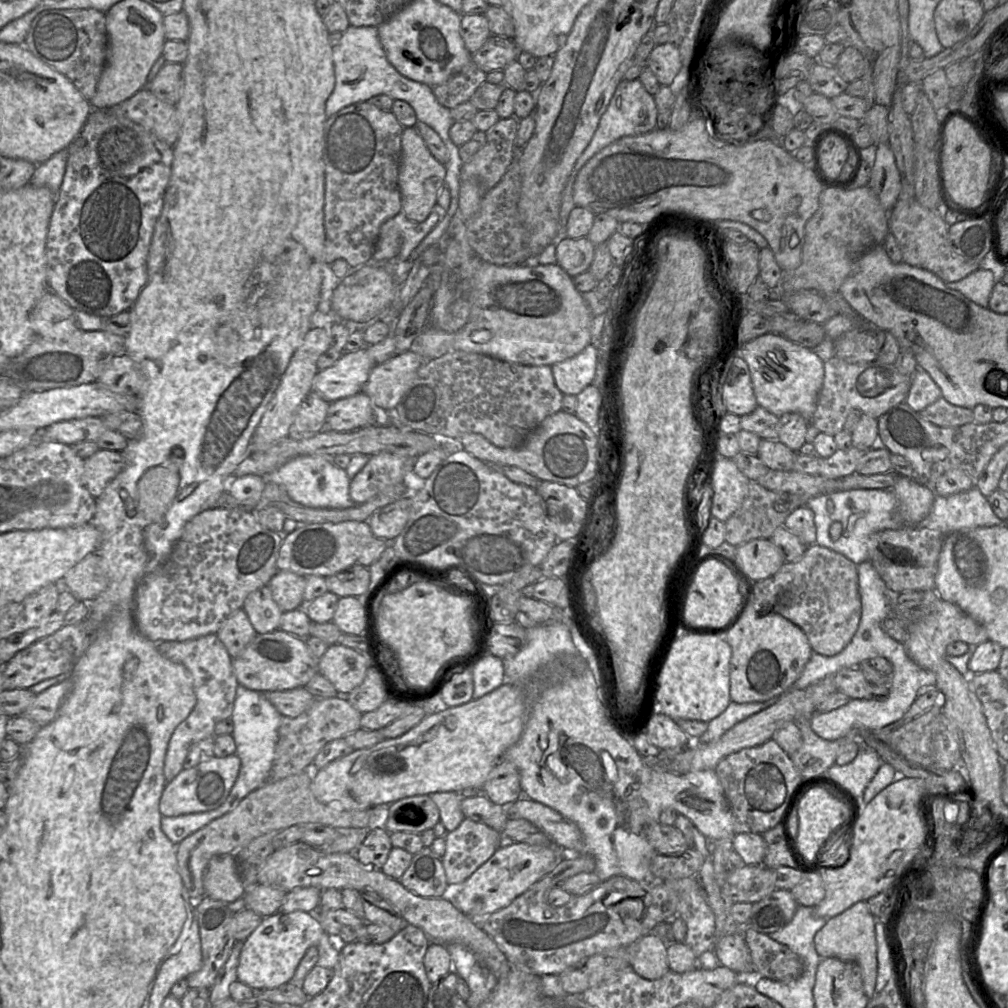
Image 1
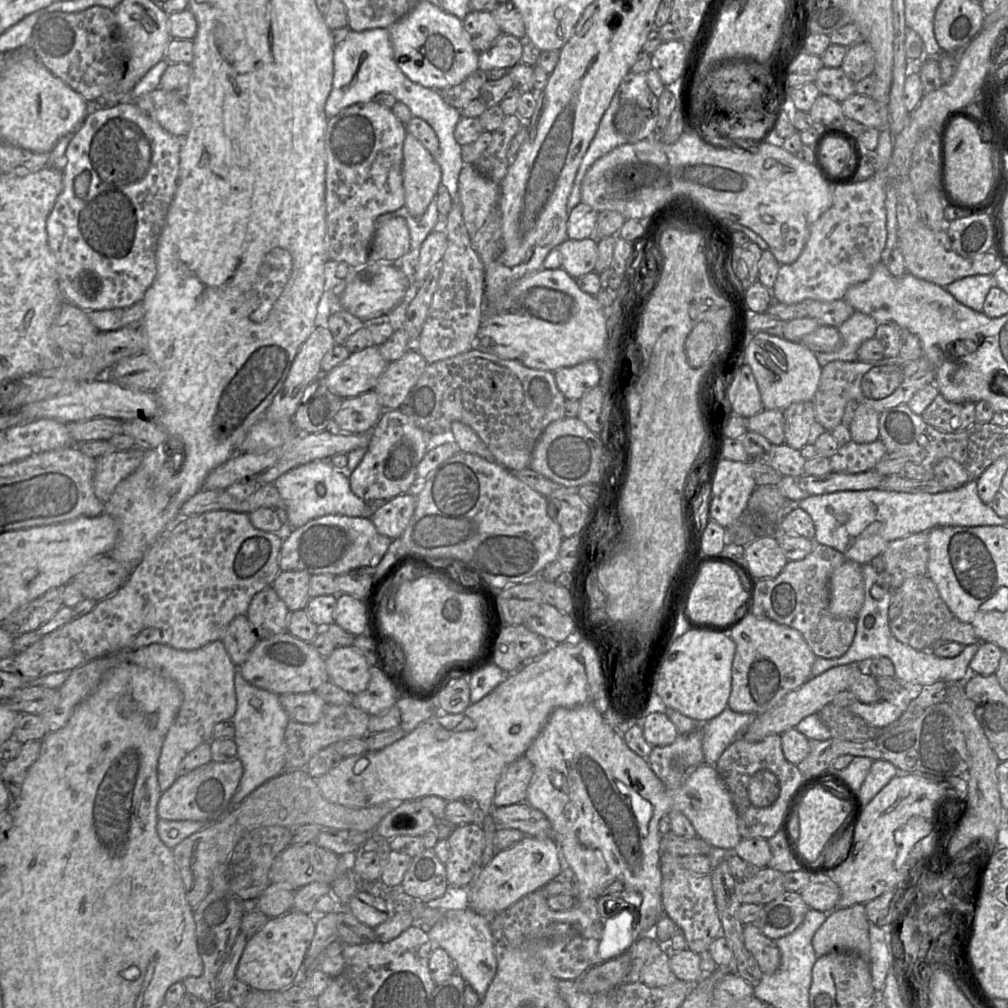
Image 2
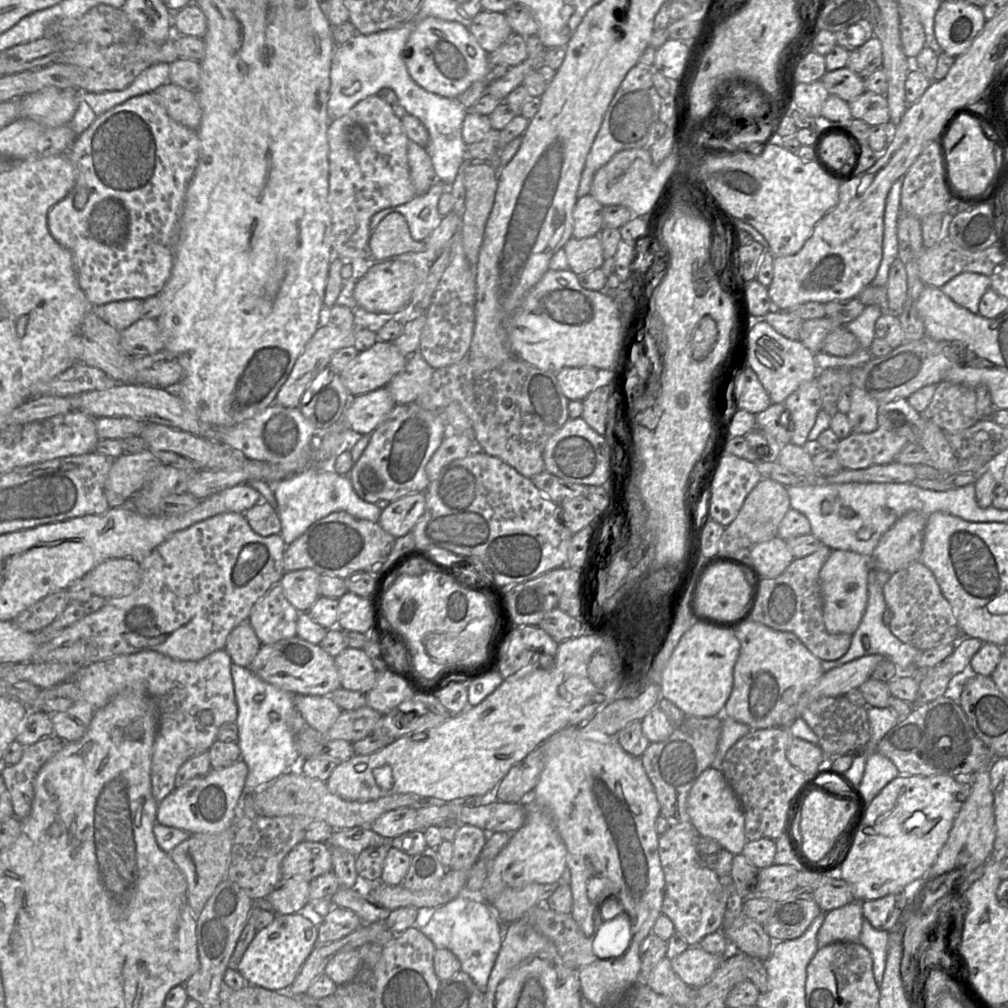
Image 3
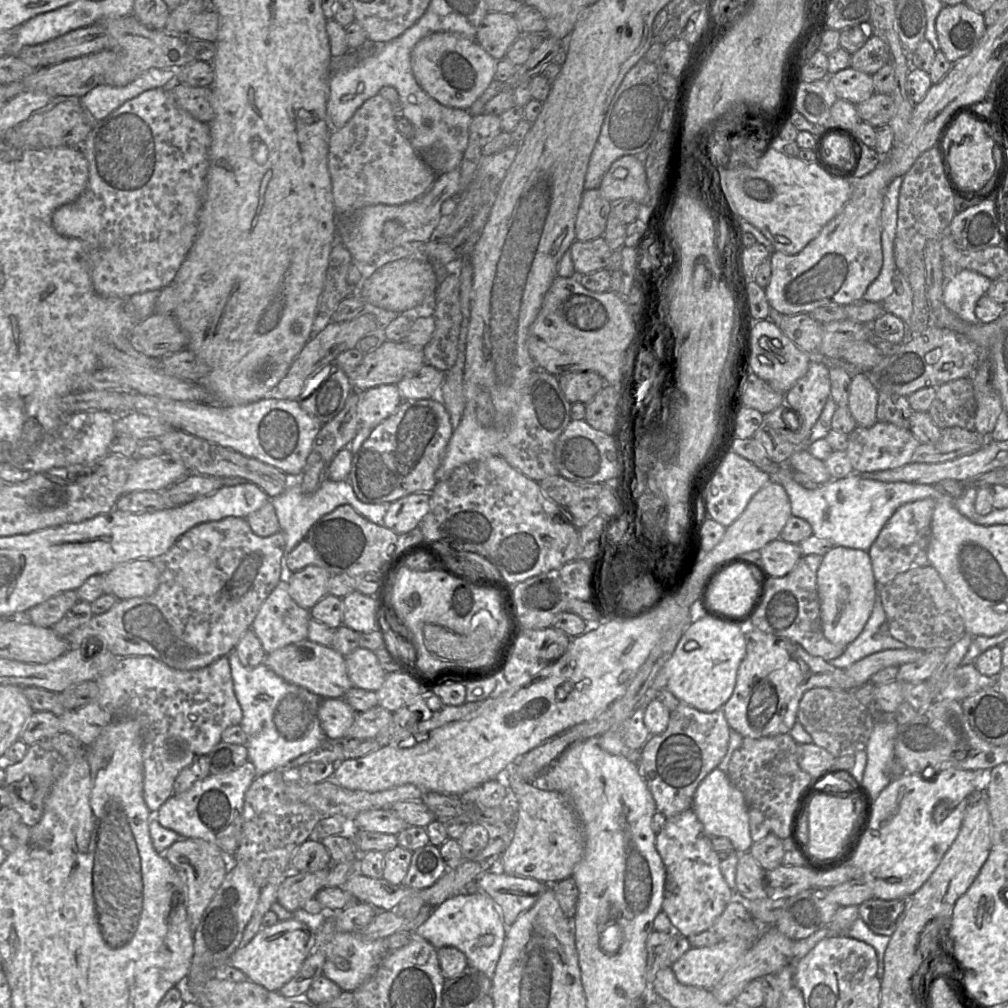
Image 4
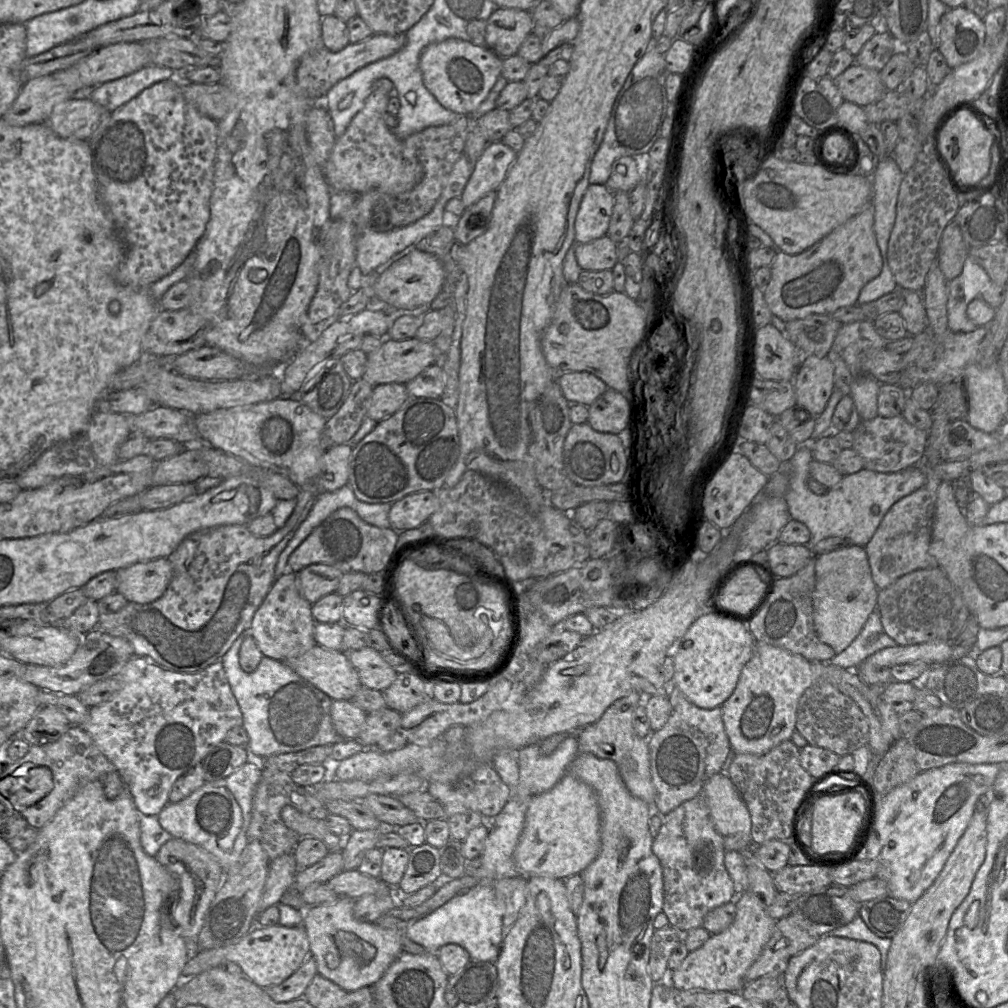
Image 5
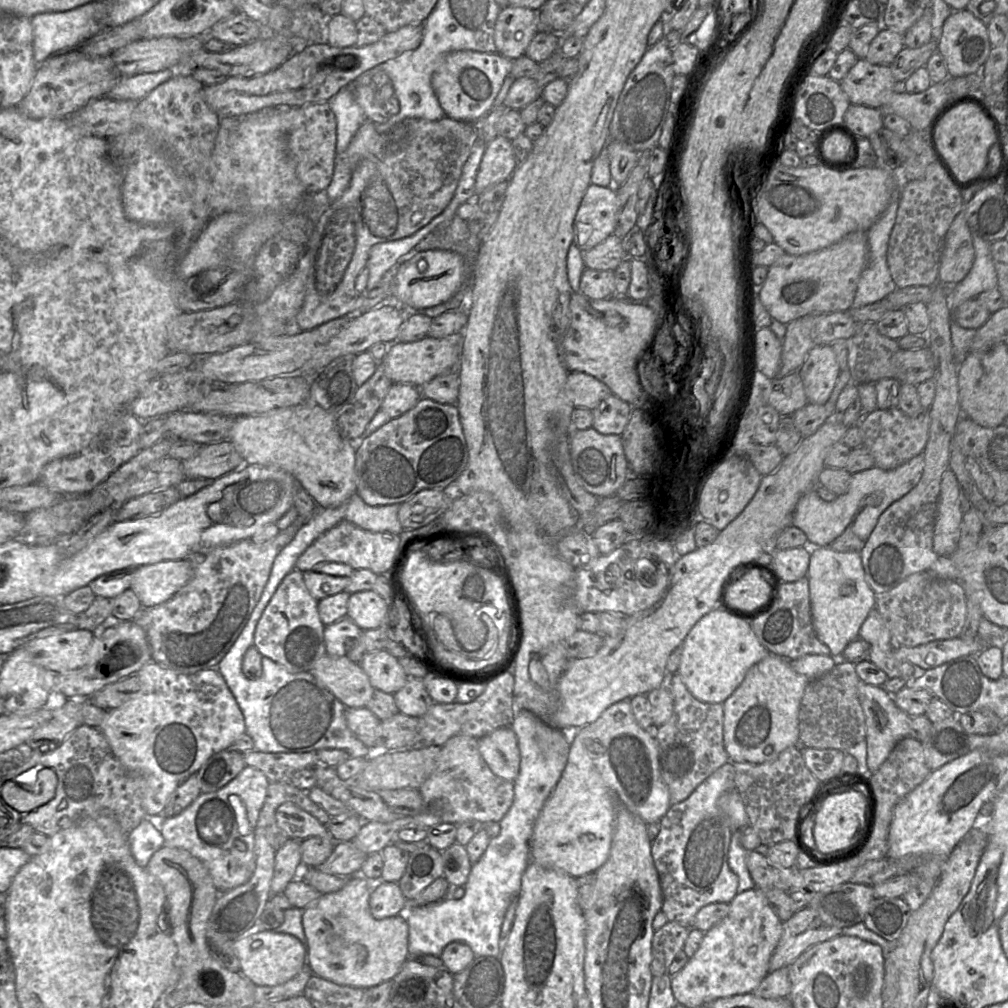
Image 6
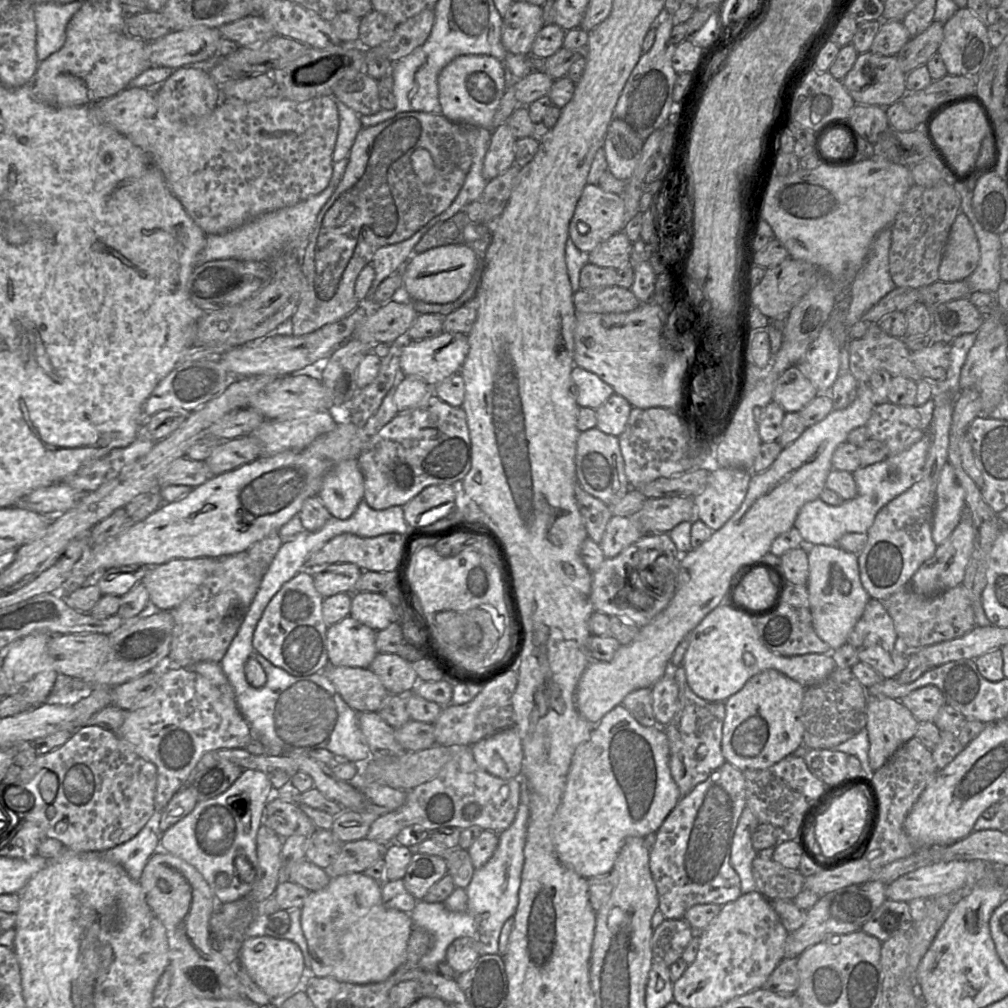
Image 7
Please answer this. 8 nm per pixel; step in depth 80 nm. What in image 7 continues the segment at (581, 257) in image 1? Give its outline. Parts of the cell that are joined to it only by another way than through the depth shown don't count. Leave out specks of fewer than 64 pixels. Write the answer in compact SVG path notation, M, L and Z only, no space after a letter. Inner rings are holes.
M623 231L614 234L587 254L589 263L615 270L629 263L632 242Z

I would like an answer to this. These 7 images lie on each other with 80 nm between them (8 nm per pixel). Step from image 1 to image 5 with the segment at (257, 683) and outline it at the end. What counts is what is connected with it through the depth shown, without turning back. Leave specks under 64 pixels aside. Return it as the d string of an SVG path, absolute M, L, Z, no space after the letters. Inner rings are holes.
M316 644L301 656L281 662L285 662L294 672L327 694L332 700L351 701L362 687L359 676L348 659L348 654L343 651L327 649Z

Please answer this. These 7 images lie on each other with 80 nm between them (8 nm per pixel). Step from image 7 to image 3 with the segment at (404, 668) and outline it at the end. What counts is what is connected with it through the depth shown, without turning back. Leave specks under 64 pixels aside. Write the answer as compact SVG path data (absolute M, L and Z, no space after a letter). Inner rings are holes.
M347 647L334 657L341 688L368 693L376 684L372 660L361 648Z

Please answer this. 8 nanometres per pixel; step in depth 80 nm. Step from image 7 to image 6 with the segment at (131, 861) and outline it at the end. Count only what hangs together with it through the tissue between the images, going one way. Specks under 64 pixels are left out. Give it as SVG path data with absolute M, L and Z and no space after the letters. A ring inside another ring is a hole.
M145 818L128 834L131 853L136 863L146 868L153 854L164 847L164 838L157 827Z

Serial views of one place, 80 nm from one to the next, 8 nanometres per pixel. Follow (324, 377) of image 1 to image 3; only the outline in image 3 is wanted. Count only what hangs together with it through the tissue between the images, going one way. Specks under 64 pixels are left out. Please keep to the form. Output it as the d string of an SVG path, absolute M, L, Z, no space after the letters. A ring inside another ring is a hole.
M378 340L339 373L341 382L351 397L385 387L405 368L408 358L392 342Z

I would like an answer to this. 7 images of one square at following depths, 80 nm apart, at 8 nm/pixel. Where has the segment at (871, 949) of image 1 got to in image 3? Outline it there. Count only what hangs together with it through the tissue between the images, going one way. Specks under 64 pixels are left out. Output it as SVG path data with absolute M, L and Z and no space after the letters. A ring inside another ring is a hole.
M853 901L826 913L817 933L818 949L834 942L859 943L864 920L863 901Z

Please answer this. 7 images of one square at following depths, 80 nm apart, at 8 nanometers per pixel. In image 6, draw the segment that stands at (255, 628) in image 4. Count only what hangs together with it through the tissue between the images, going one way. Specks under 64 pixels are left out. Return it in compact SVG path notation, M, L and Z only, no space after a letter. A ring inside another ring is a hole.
M294 569L277 587L255 629L254 646L262 656L282 665L291 673L310 672L325 654L325 625L318 613L318 600L309 593L303 572Z

